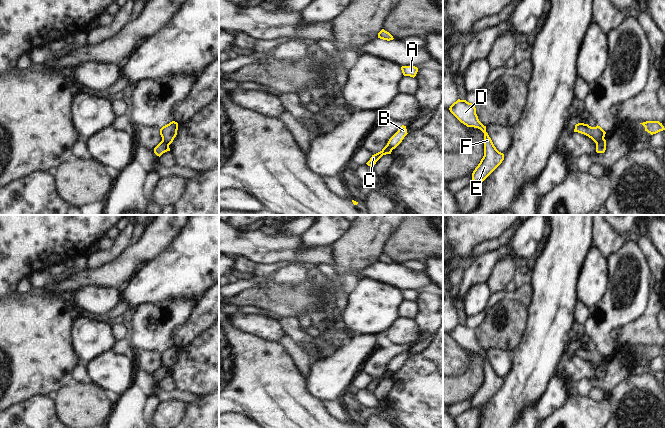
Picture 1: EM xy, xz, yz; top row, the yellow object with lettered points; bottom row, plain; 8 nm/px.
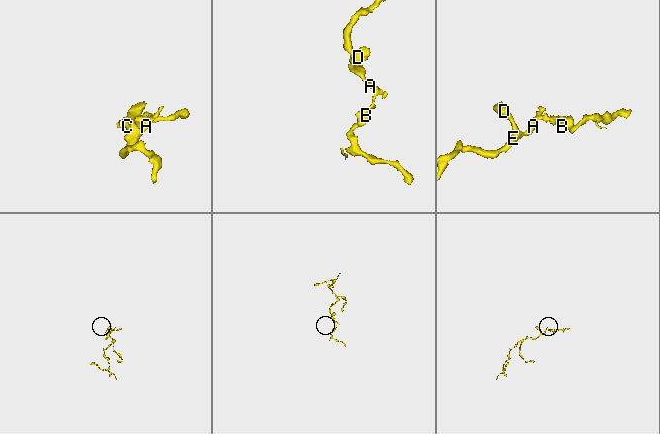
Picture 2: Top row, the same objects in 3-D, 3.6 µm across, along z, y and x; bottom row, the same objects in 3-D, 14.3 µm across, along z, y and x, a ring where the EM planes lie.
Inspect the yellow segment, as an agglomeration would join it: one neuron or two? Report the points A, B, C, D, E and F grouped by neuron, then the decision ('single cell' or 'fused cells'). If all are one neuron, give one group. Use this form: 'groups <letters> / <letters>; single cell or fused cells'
groups A B D E F / C; fused cells

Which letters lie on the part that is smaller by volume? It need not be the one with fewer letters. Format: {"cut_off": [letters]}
{"cut_off": ["C"]}

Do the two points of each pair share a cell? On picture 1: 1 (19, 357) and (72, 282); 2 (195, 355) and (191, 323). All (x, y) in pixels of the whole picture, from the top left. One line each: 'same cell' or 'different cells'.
1: different cells
2: different cells

